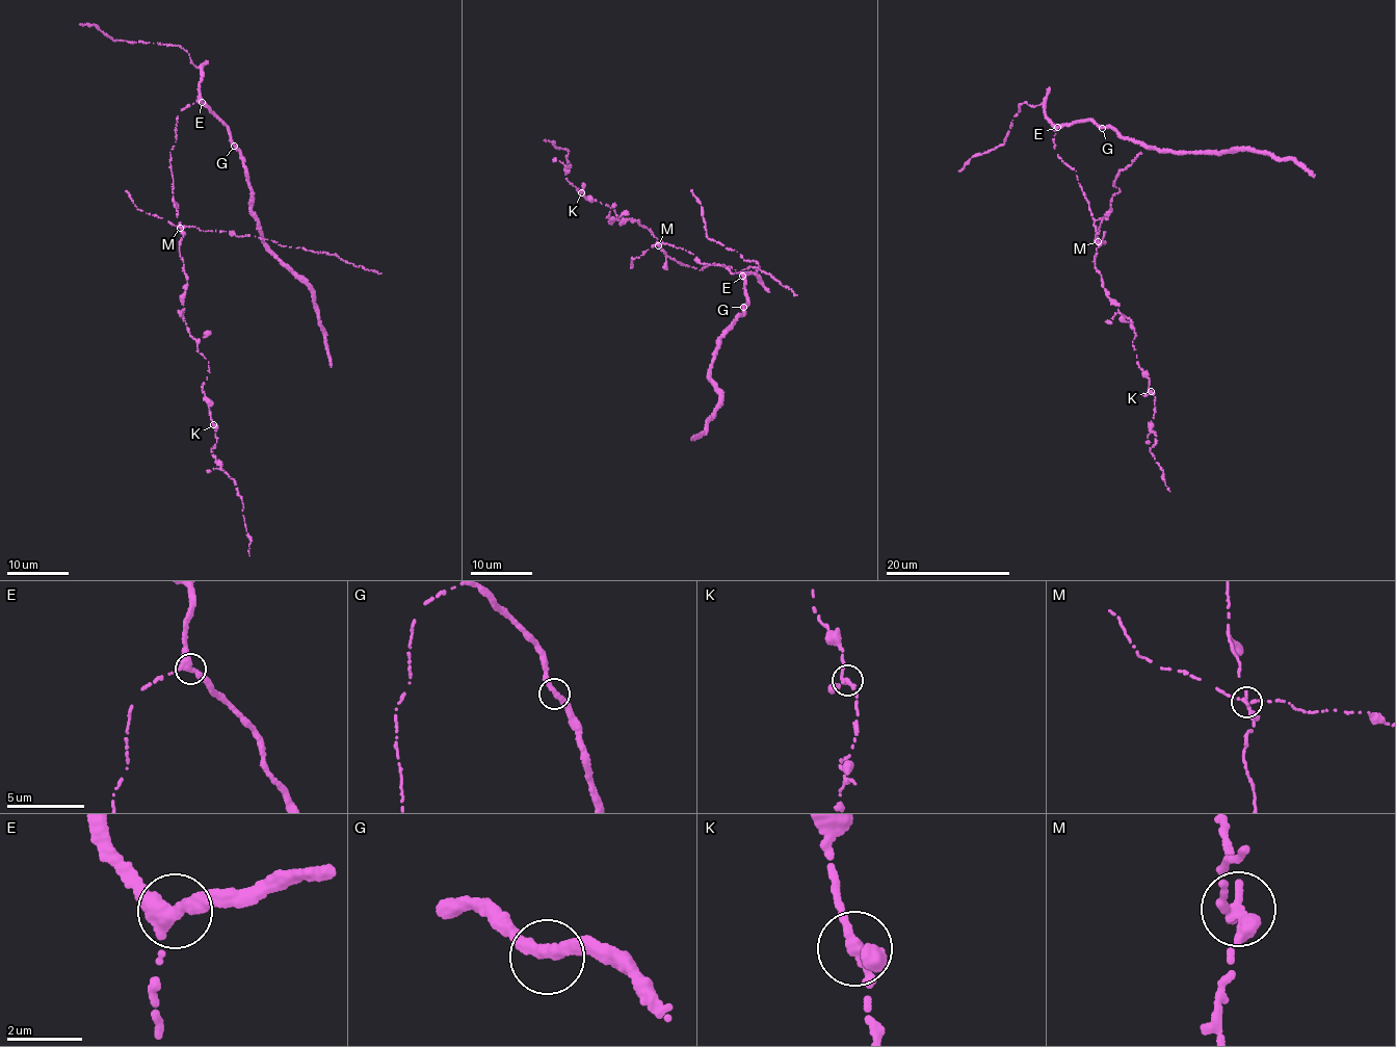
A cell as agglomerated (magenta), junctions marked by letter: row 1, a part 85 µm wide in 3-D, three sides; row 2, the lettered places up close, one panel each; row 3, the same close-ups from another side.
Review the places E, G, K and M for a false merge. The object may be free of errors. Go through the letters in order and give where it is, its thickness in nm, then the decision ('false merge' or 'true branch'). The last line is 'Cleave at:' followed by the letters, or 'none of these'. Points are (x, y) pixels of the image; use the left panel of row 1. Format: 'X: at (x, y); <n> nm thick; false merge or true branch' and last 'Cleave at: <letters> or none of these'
E: at (202, 102); 320 nm thick; true branch
G: at (234, 146); 320 nm thick; true branch
K: at (213, 424); 240 nm thick; true branch
M: at (180, 228); 240 nm thick; false merge
Cleave at: M

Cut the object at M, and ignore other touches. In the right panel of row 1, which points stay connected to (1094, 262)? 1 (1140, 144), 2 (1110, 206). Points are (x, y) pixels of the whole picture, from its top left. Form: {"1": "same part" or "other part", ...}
{"1": "same part", "2": "other part"}

